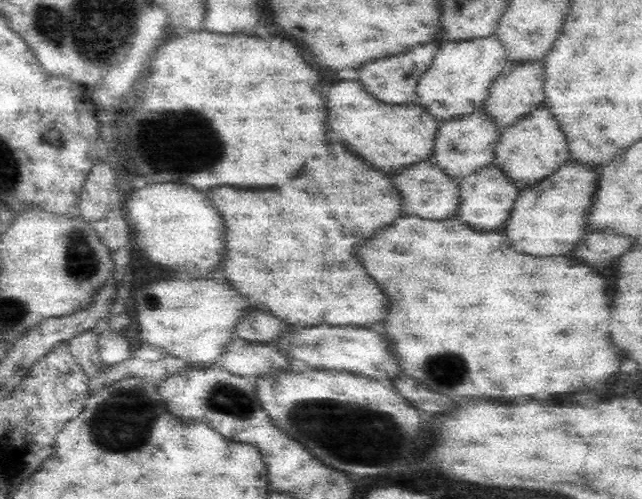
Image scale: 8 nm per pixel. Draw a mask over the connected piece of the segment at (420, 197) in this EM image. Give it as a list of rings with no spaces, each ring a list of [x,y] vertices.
[[[421,161],[416,165],[396,170],[393,176],[399,190],[404,195],[408,212],[426,216],[426,218],[444,219],[456,216],[464,202],[463,177],[451,174],[444,167],[430,161]]]

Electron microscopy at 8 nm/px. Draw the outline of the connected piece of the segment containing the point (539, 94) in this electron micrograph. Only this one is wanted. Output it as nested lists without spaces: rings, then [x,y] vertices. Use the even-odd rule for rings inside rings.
[[[530,58],[530,60],[510,60],[502,74],[495,80],[491,88],[491,97],[484,106],[495,114],[499,122],[509,125],[522,116],[531,113],[537,106],[547,100],[547,59]]]

